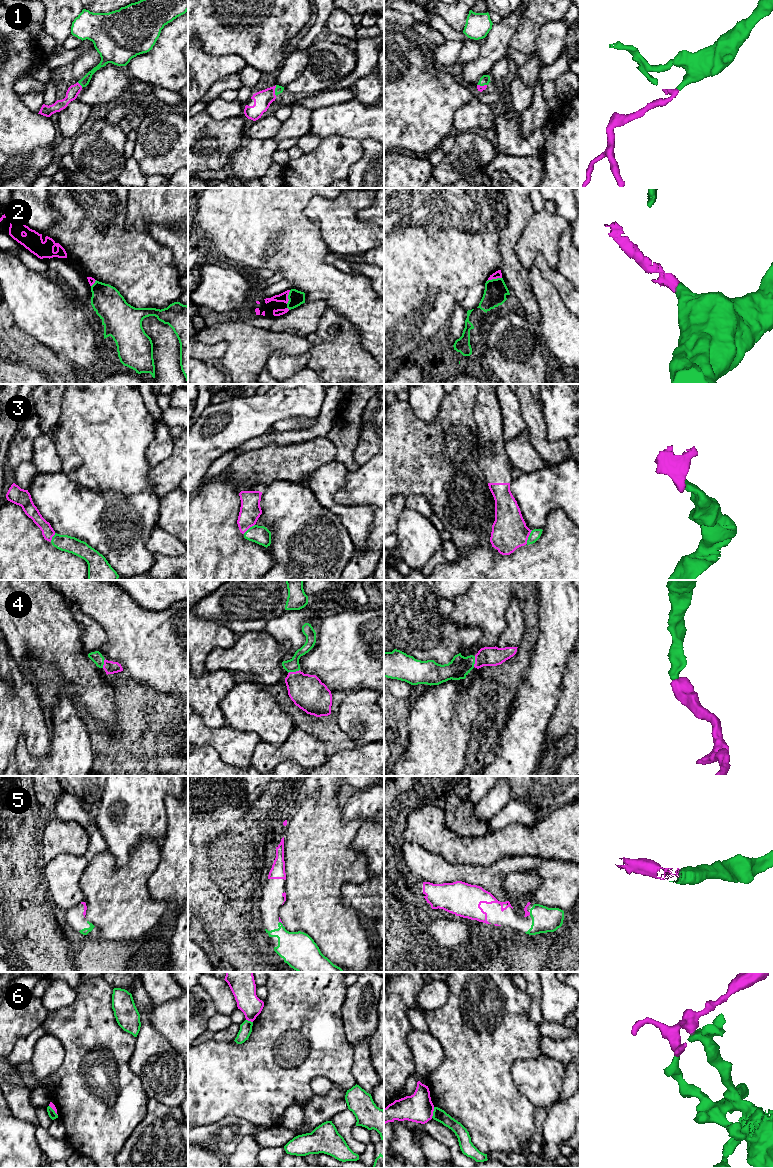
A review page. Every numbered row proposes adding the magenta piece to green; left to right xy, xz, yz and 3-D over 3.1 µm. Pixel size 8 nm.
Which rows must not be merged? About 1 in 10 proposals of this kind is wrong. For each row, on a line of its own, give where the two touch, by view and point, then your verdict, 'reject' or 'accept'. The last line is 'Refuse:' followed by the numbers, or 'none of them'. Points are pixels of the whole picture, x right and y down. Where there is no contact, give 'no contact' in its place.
1: xz (275, 90) | accept
2: yz (494, 279) | accept
3: yz (528, 537) | accept
4: xz (293, 671) | accept
5: xz (282, 924) | accept
6: yz (433, 1112) | reject
Refuse: 6

